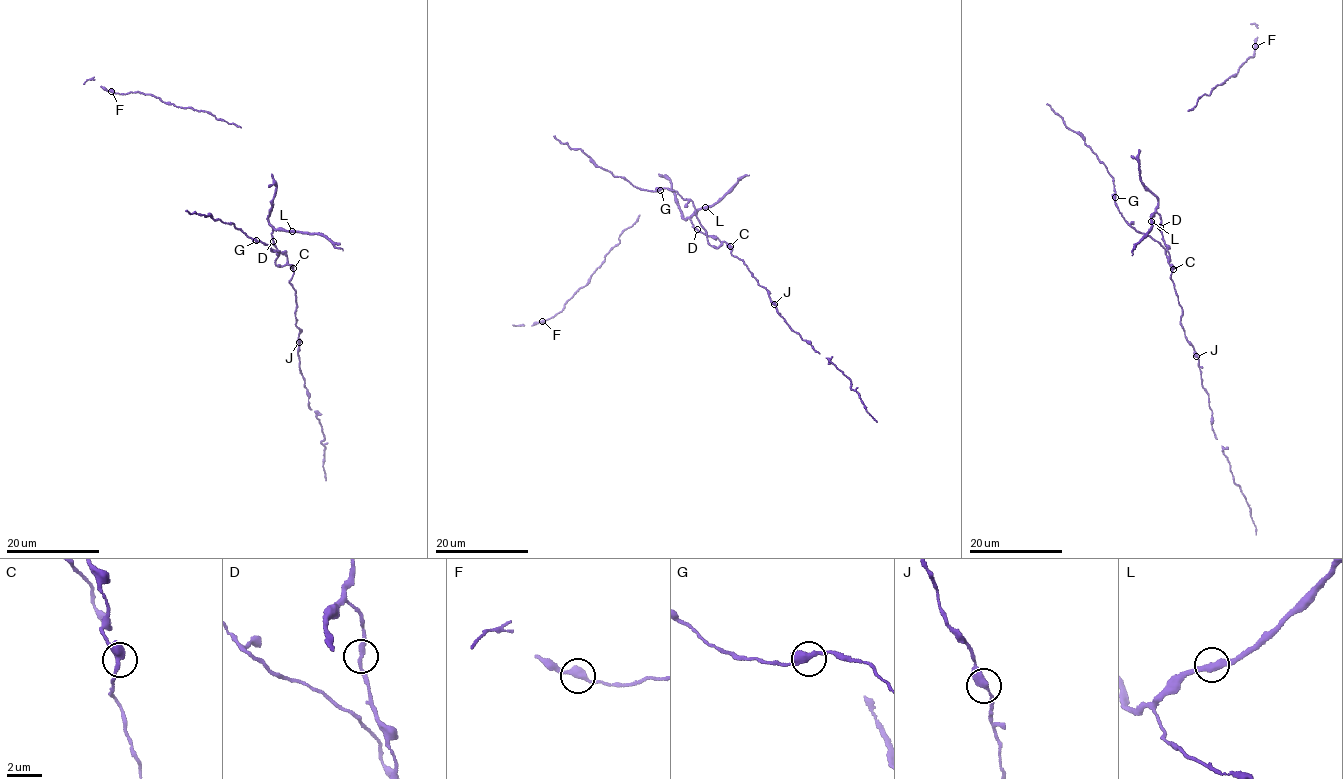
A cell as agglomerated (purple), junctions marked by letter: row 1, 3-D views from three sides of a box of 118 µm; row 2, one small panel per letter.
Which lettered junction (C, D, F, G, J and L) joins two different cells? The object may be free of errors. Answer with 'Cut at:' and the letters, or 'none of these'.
Cut at: none of these

